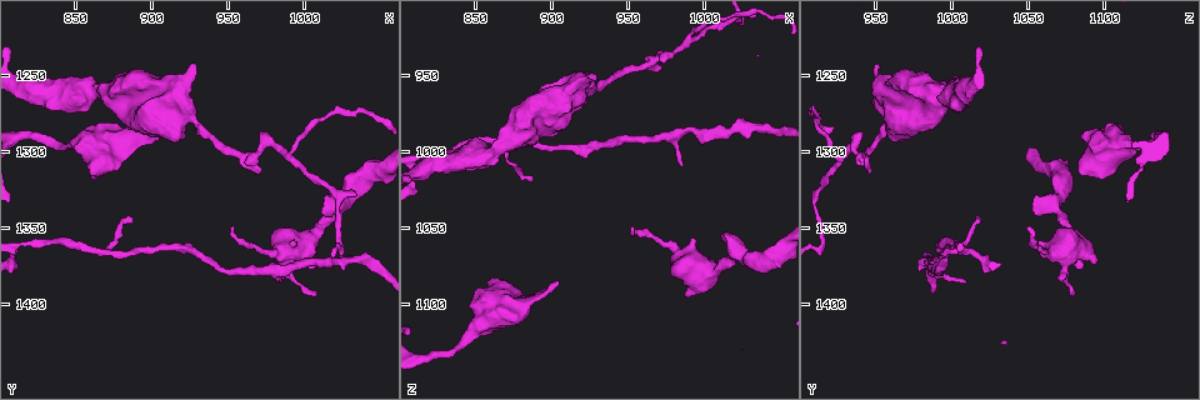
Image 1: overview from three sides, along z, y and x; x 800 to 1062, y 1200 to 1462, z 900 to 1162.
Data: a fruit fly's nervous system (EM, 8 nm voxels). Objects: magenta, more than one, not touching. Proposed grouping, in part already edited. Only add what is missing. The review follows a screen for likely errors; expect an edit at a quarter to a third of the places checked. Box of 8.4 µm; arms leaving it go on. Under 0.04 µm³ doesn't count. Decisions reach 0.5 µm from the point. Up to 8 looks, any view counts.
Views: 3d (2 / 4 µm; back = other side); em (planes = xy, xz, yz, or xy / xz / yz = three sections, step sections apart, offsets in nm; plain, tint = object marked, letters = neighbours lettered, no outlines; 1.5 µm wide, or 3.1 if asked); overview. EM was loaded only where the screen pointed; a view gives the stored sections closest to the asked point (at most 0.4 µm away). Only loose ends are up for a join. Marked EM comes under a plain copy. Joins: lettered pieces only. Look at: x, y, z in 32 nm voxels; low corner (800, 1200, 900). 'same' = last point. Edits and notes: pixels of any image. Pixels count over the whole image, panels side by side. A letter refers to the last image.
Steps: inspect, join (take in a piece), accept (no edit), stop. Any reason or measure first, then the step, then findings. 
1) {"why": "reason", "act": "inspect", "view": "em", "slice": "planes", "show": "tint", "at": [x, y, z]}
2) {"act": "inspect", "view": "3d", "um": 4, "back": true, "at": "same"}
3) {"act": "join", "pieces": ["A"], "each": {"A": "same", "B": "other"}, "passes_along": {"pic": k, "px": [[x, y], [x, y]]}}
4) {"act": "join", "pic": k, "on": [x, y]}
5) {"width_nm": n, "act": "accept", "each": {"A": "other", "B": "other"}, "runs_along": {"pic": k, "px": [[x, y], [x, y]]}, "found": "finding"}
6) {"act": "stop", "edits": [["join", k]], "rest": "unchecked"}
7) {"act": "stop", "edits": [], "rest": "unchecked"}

{"why": "an open end", "act": "inspect", "view": "3d", "um": 2, "at": [888, 1346, 1018]}

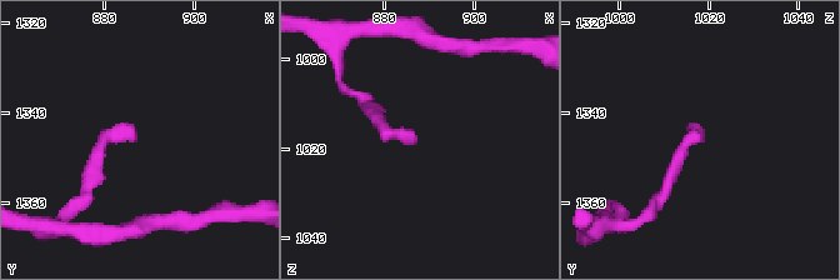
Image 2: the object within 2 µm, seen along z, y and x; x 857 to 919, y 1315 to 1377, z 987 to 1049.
{"why": "need the tissue", "act": "inspect", "view": "em", "slice": "xz", "step": 8, "show": "letters", "at": [888, 1344, 1018]}

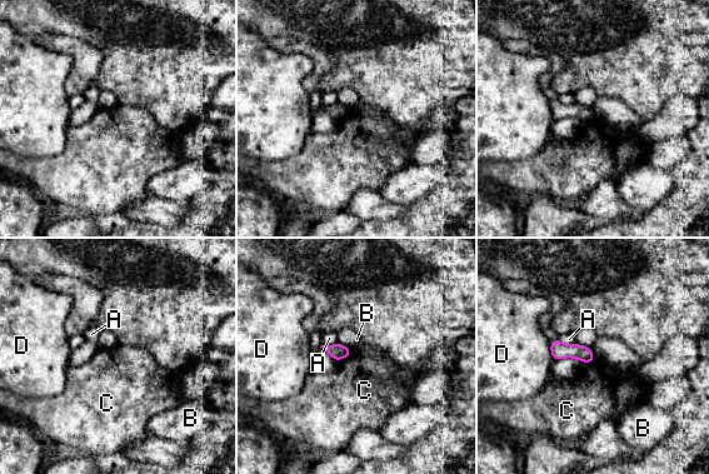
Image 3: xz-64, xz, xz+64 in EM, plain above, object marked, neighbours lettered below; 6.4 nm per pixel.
{"width_nm": 100, "act": "accept", "each": {"A": "other", "B": "other", "C": "other", "D": "other"}, "border": {"pic": 3, "px": [[351, 352], [338, 362]]}, "found": "none of them fits"}

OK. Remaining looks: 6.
{"why": "an open end", "act": "inspect", "view": "3d", "um": 2, "at": [952, 1350, 1050]}

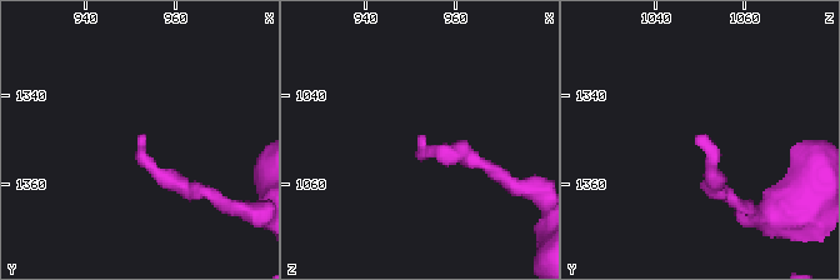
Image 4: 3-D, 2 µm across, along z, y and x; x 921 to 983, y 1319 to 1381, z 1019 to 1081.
{"why": "shape alone is not enough", "act": "inspect", "view": "em", "slice": "planes", "show": "letters", "at": [953, 1349, 1050]}

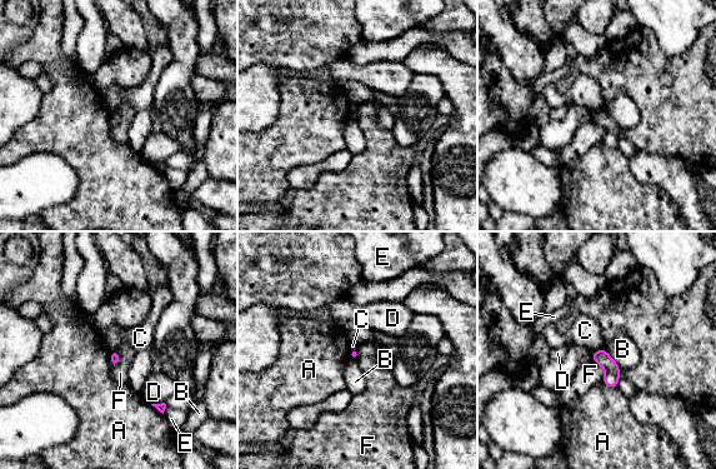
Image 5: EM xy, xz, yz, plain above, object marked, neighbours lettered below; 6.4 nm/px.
{"act": "accept", "each": {"A": "other", "B": "other", "C": "other", "D": "other", "E": "other", "F": "other"}, "border": {"pic": 5, "px": [[601, 348], [591, 353]]}, "found": "none of them fits"}

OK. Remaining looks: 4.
{"act": "inspect", "view": "3d", "um": 2, "at": [1008, 1394, 1078]}

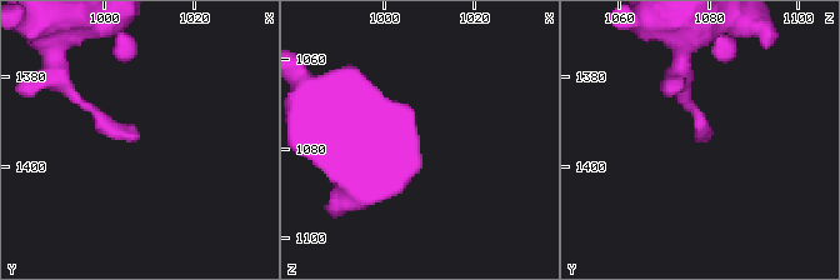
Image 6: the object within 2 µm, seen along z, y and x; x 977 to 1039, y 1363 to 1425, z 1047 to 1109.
{"act": "inspect", "view": "em", "slice": "planes", "show": "letters", "at": [1007, 1393, 1078]}

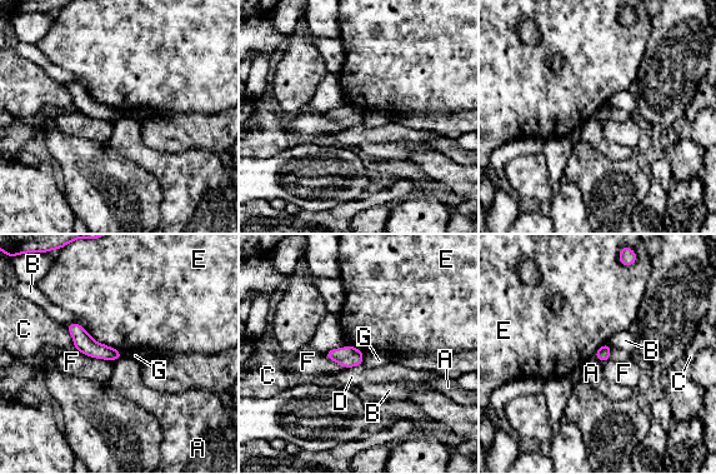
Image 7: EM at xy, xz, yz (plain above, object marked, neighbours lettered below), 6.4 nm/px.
{"act": "accept", "each": {"A": "other", "B": "other", "C": "other", "D": "other", "E": "other", "F": "other", "G": "other"}, "border": {"pic": 7, "px": [[81, 325], [95, 340], [124, 354]]}, "found": "no lettered piece goes on from it"}

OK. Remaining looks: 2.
{"act": "stop", "edits": [], "rest": "unchecked"}

